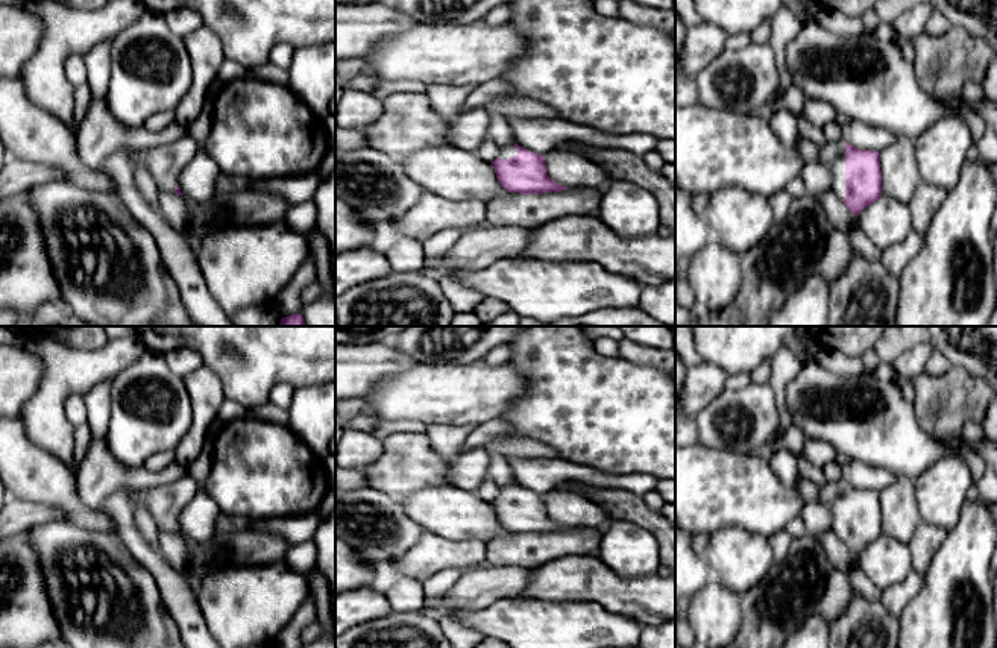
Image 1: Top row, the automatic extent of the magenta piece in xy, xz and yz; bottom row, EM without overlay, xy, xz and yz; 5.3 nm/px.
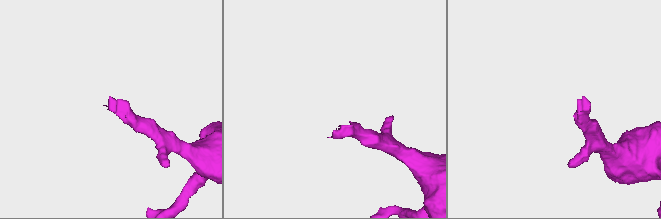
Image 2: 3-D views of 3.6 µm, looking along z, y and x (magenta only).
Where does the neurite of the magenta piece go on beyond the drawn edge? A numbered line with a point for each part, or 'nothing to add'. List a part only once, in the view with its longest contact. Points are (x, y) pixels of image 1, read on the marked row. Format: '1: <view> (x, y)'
1: yz (832, 154)

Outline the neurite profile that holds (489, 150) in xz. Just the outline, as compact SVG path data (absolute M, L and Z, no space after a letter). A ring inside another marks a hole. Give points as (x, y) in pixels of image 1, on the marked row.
M484 140L481 146L478 147L476 153L481 159L486 162L493 162L499 155L499 146L492 140Z

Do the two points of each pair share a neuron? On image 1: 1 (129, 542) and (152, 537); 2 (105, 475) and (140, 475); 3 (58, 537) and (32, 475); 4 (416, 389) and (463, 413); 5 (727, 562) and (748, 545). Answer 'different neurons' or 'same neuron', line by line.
1: different neurons
2: same neuron
3: different neurons
4: same neuron
5: same neuron

